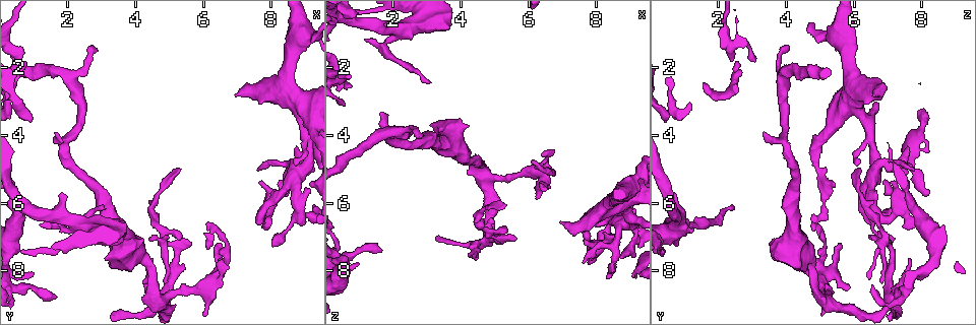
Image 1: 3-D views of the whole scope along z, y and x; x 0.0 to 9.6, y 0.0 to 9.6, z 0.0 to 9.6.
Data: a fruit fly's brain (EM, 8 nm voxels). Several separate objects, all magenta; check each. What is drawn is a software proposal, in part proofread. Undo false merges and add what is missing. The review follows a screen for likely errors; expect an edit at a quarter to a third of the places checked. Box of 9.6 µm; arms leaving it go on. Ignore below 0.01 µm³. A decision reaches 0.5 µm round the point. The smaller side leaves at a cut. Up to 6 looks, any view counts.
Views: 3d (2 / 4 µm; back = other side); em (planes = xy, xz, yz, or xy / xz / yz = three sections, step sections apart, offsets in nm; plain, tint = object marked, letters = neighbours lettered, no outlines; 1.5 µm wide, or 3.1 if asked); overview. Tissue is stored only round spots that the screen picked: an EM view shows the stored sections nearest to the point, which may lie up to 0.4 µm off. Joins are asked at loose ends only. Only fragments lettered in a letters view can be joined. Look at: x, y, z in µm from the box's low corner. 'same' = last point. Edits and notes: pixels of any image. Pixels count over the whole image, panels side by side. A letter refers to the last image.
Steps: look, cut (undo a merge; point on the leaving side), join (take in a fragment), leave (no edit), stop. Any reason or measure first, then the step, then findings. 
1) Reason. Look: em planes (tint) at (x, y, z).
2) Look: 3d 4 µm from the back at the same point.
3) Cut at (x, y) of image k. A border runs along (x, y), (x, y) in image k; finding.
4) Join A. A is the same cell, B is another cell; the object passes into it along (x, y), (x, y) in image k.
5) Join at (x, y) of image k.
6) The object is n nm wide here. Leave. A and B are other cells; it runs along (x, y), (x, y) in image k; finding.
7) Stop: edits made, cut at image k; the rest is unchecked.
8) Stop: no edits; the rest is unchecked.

Branch stops here. Look: em planes (tint) at (0.65, 1.80, 2.50).

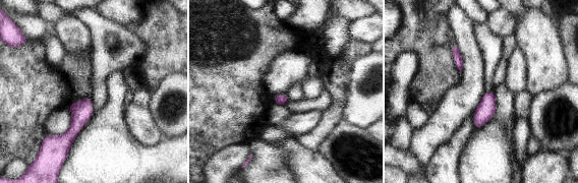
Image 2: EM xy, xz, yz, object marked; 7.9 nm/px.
See the neighbours. Look: em planes (letters) at the same point.

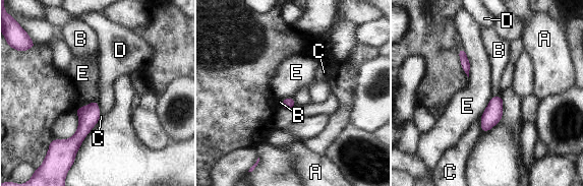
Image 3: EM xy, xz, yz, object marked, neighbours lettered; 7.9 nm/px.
Leave. A, B, C, D and E are other cells; it runs along (95, 104), (68, 145), (52, 145) in image 3; no lettered fragment goes on from it.

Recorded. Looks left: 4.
An open end. Look: 3d 4 µm at (1.15, 6.60, 1.15).

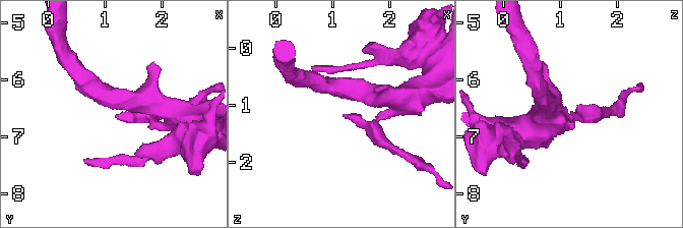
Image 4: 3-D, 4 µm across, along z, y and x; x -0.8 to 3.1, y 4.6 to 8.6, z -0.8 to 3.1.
Shape alone is not enough. Look: em xz step 4 (letters) at (1.20, 6.65, 1.15).

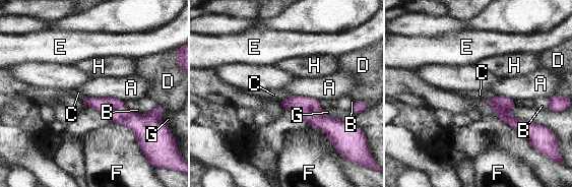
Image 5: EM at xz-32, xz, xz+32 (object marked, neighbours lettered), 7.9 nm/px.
Leave. A, B, C, D, E, F, G and H are other cells; a border runs along (293, 97), (279, 101) in image 5; none of them fits.

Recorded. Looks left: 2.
Four or more arms meet. Look: em planes (letters) at (6.35, 8.20, 5.00).

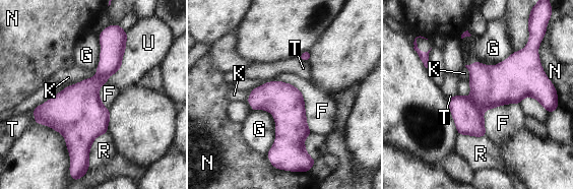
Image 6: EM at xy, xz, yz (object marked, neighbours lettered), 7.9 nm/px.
Leave. F, G, K, N, R, T and U are other cells; a border runs along (519, 103), (487, 109), (485, 135) in image 6; all the same neuron.

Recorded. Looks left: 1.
Stop: no edits; the rest is unchecked.

